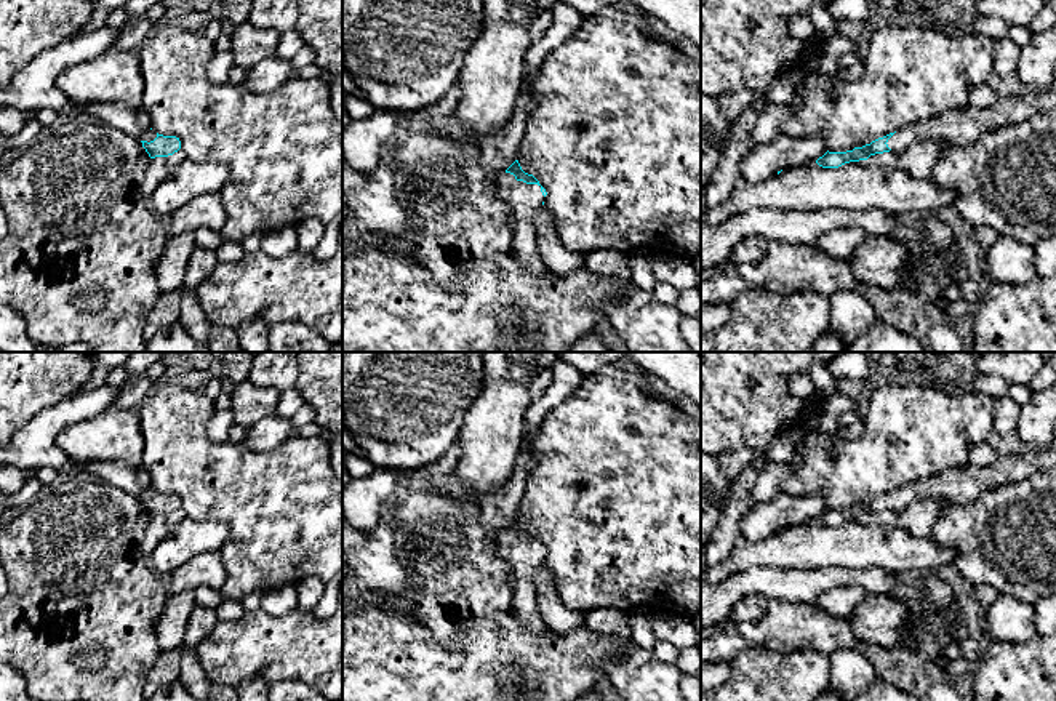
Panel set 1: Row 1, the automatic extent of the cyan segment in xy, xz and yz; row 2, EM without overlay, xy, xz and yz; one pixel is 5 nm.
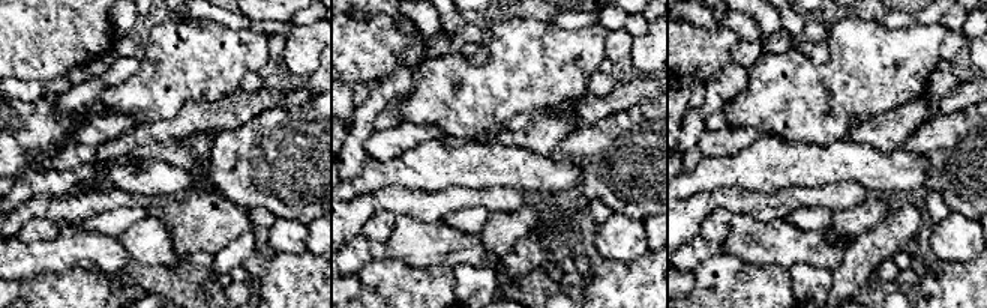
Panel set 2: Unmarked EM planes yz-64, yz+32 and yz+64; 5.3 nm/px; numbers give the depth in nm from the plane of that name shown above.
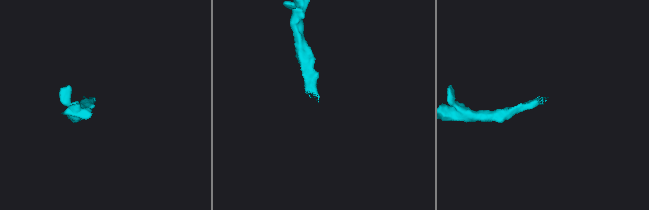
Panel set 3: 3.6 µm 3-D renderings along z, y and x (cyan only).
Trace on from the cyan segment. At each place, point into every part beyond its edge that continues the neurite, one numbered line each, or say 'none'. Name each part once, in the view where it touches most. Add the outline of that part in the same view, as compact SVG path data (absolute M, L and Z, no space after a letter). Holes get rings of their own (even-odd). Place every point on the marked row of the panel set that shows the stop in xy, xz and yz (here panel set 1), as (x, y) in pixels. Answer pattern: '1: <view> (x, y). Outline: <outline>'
1: xz (525, 200). Outline: M504 173L498 179L498 187L501 197L510 206L514 219L514 242L509 253L531 274L544 275L547 269L538 251L534 227L534 218L546 198L541 186L517 181L514 174Z

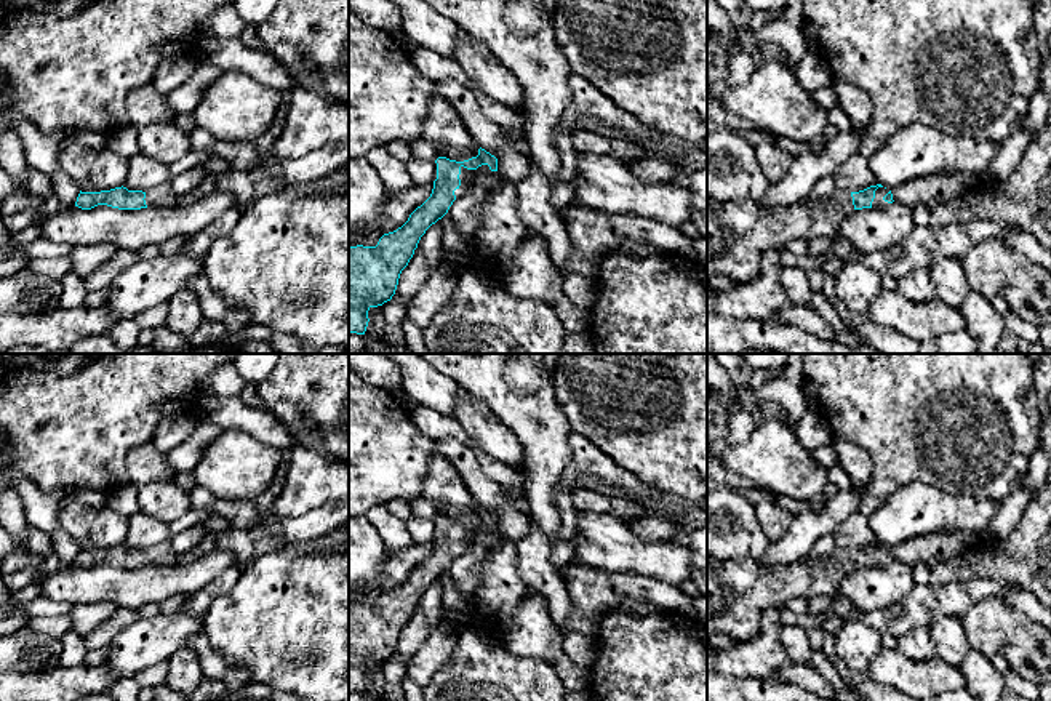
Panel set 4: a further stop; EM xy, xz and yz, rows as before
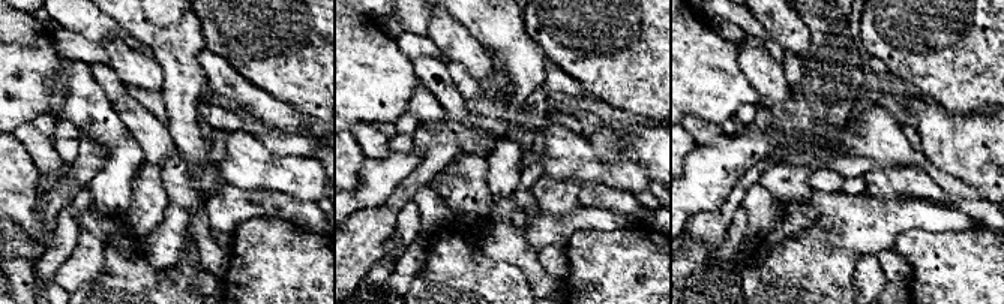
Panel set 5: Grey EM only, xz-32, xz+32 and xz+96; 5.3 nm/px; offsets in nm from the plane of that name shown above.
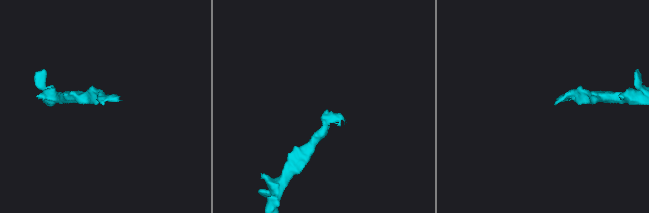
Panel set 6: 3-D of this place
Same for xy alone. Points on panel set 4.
1: xy (160, 197). Outline: M162 184L146 192L146 205L155 208L171 208L178 205L178 195L171 190L170 184Z

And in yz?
1: yz (880, 192). Outline: M878 187L875 190L875 198L872 202L872 208L885 208L888 206L889 203L883 200L883 197L888 194L889 190L885 189L885 187Z

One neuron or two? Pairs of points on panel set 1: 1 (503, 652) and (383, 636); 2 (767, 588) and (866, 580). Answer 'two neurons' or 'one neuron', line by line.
1: one neuron
2: one neuron

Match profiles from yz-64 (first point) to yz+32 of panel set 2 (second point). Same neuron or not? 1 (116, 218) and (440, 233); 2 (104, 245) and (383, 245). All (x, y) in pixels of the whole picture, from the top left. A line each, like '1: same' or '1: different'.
1: different
2: same

